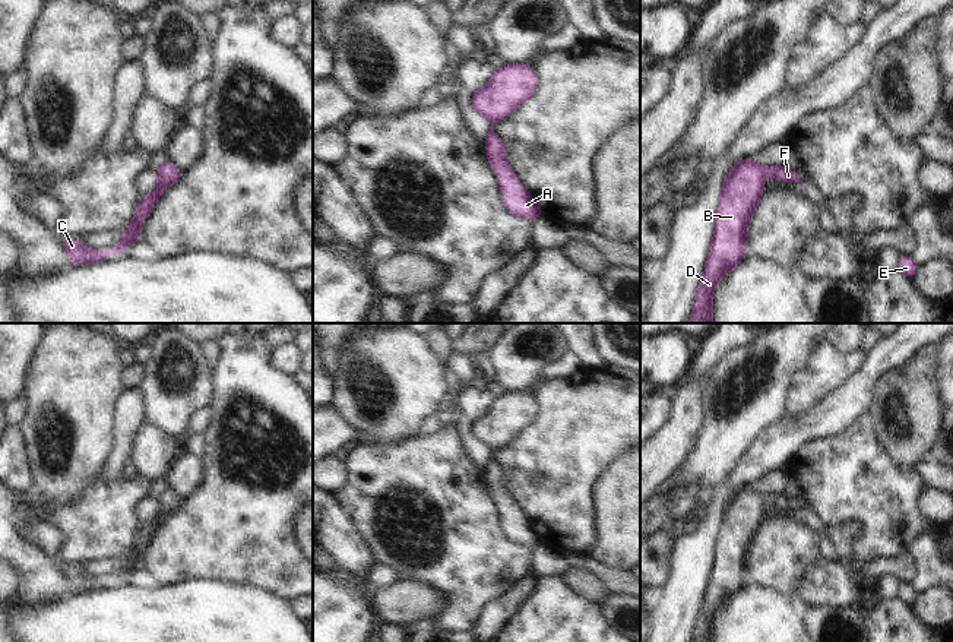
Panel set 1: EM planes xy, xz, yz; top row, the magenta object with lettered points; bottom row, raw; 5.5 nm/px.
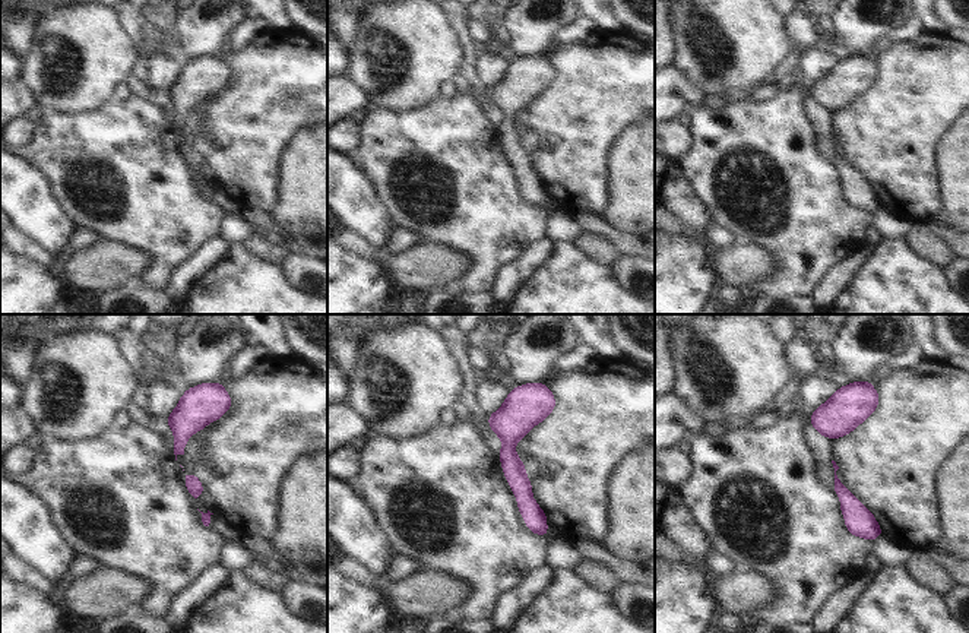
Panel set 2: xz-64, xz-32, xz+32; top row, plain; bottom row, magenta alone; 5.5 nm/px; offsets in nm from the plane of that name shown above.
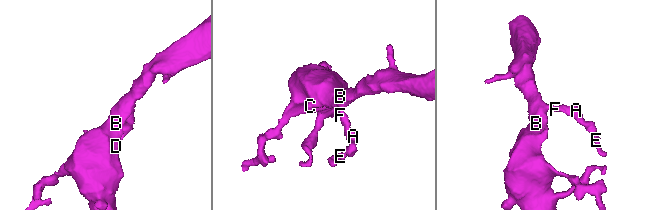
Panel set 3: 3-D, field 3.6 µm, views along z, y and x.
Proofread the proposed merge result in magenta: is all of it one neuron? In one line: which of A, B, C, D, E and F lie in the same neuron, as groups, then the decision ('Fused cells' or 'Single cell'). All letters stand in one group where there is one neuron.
Groups: A B C D E F. Single cell

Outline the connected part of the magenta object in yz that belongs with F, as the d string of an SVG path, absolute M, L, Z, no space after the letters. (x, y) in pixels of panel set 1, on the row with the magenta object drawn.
M753 158L741 159L734 165L724 180L715 215L715 237L688 323L713 323L715 288L725 273L745 259L750 218L762 200L767 174L782 183L807 181L804 174L778 165L766 168Z

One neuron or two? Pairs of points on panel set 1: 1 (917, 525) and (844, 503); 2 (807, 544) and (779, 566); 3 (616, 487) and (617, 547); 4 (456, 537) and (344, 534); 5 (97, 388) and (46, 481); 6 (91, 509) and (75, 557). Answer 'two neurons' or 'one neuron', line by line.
1: one neuron
2: one neuron
3: one neuron
4: two neurons
5: one neuron
6: one neuron

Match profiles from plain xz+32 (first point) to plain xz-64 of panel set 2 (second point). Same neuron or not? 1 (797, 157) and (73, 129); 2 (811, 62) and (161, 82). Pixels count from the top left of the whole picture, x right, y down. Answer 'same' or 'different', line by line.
1: same
2: same

